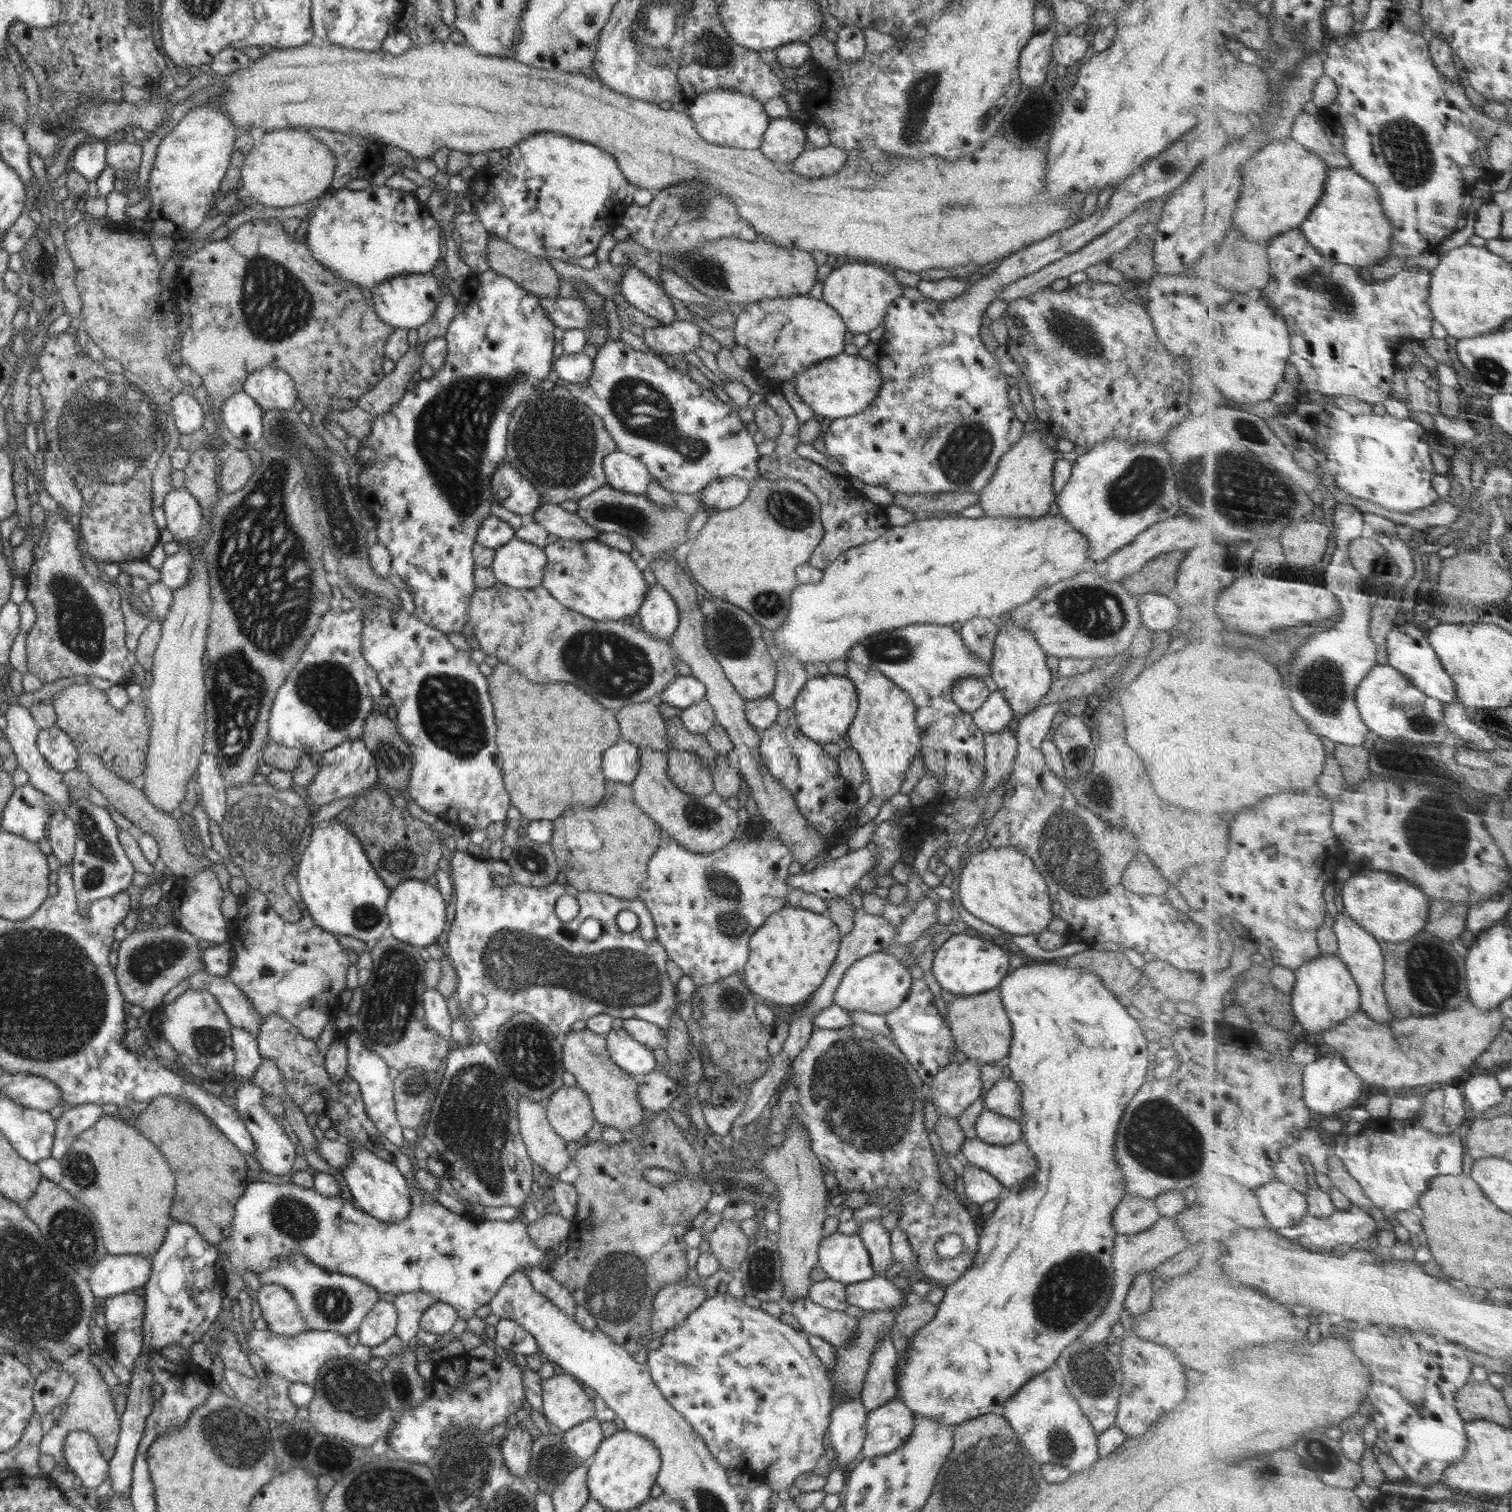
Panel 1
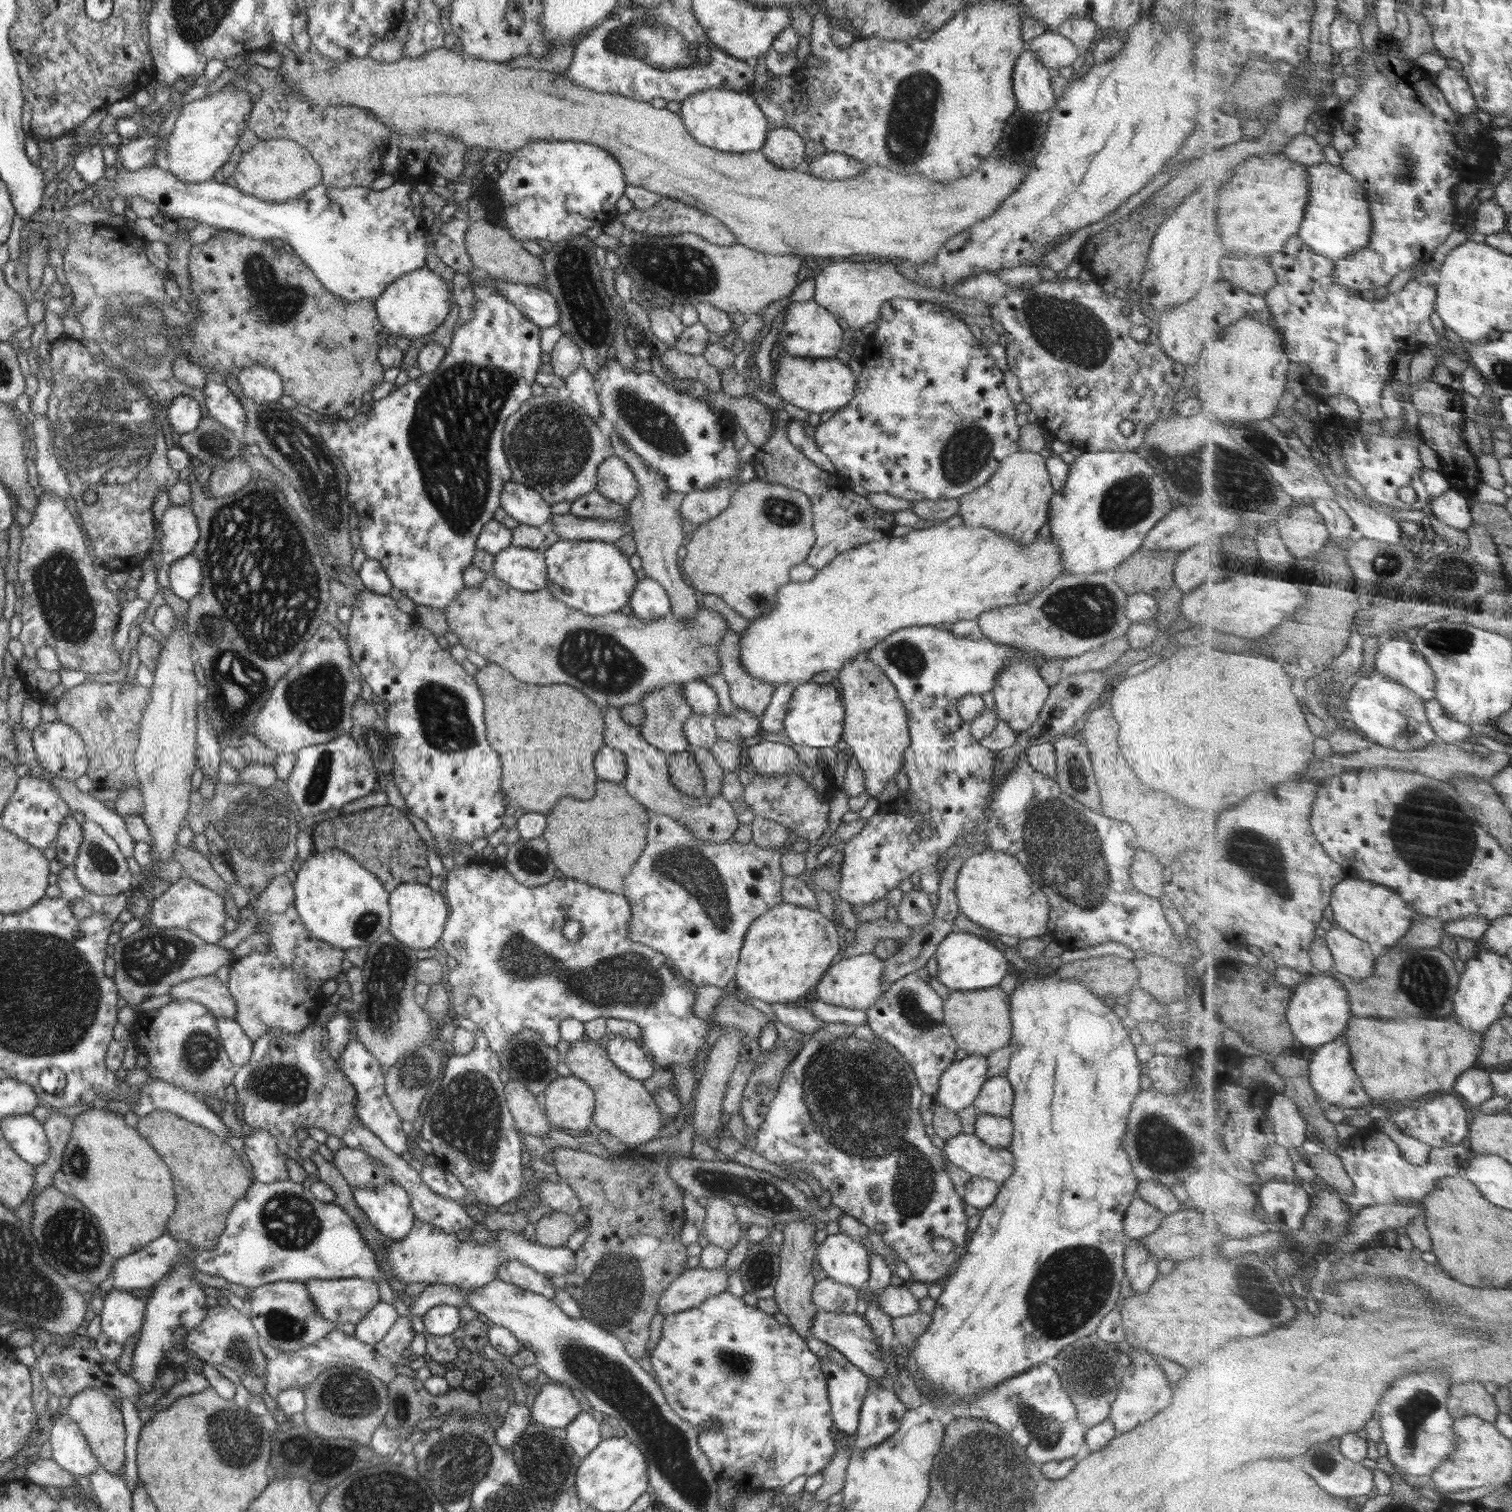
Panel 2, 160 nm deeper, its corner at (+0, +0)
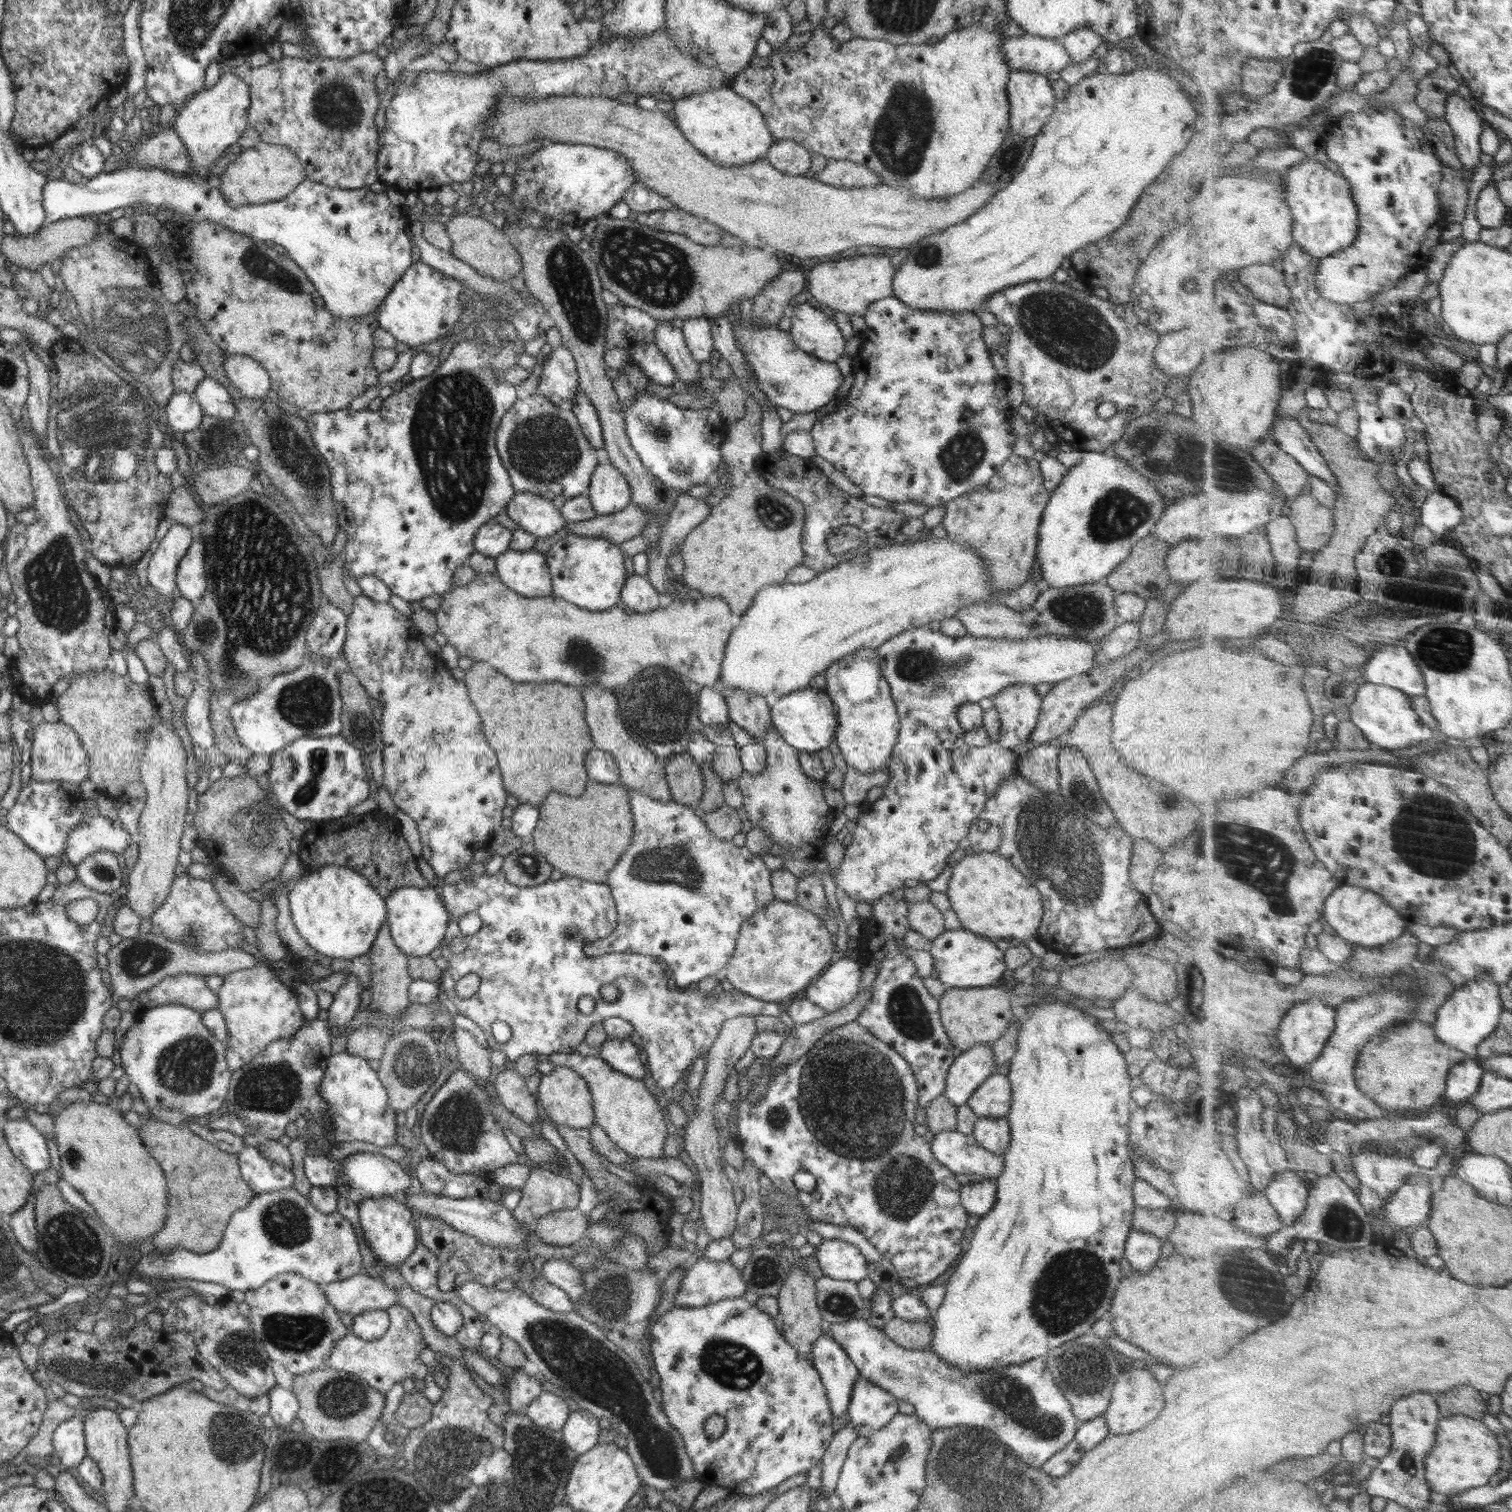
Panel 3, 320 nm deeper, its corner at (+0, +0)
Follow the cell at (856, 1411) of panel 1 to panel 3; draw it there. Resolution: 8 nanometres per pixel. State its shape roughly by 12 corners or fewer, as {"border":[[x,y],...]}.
{"border":[[825,1331],[812,1363],[831,1411],[842,1416],[860,1372]]}

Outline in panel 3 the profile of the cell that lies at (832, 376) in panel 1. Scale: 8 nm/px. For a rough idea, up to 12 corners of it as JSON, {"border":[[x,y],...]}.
{"border":[[787,328],[733,333],[776,407],[816,412],[837,398],[836,363],[800,350]]}

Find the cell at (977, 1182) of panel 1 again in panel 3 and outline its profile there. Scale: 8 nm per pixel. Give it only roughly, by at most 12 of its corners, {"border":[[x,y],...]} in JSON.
{"border":[[992,1180],[961,1185],[964,1210],[984,1216],[996,1202]]}

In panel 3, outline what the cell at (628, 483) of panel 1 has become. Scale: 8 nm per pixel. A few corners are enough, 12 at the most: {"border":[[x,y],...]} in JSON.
{"border":[[599,464],[589,499],[597,515],[631,503],[631,490],[617,468]]}

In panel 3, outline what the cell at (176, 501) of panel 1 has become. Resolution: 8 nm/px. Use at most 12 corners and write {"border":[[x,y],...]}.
{"border":[[172,522],[147,568],[168,599],[177,594],[177,566],[192,541],[190,527]]}

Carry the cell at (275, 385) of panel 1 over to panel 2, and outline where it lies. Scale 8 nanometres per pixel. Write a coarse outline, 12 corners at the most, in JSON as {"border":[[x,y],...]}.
{"border":[[252,365],[237,381],[246,398],[280,402],[282,377],[272,368]]}

